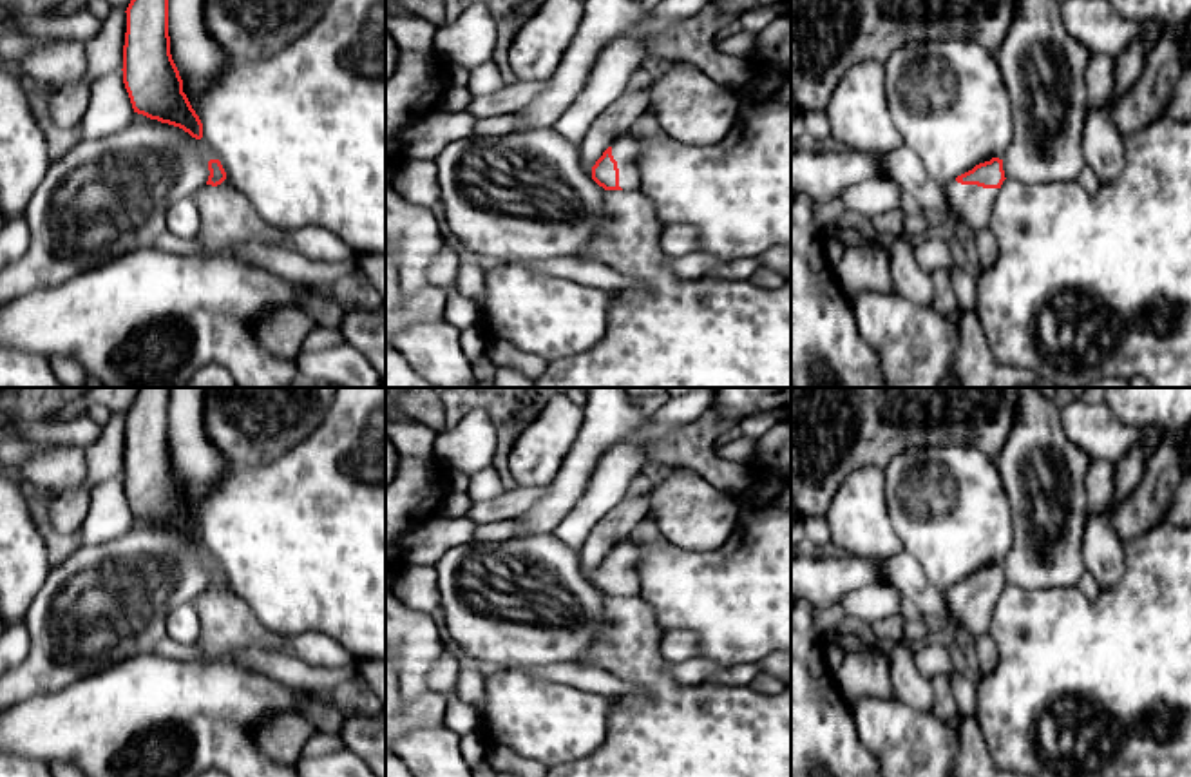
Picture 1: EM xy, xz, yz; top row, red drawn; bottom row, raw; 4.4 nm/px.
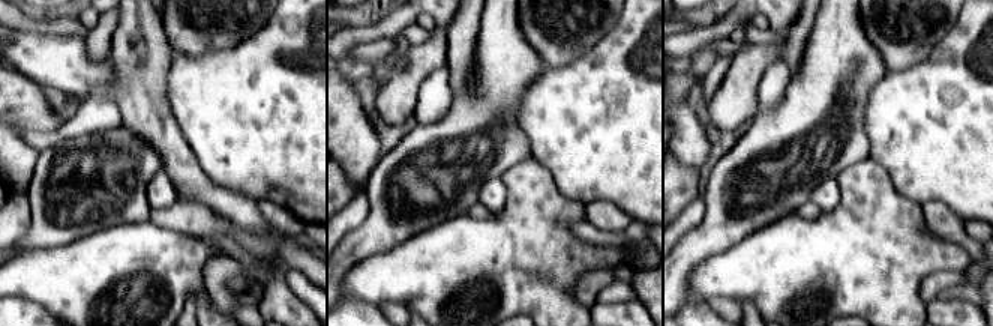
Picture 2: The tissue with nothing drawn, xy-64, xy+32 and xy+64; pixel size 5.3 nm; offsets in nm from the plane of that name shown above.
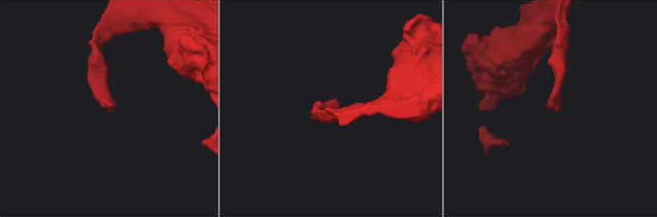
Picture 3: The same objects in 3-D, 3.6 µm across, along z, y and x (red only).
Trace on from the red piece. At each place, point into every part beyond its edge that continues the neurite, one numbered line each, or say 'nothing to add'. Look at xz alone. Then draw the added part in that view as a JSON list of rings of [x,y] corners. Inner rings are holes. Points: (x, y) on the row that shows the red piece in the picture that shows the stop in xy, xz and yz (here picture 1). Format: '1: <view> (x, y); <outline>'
1: xz (625, 149); [[[619,136],[612,143],[612,156],[617,161],[619,168],[619,187],[623,190],[635,190],[639,188],[639,156],[641,156],[641,143],[630,136]]]

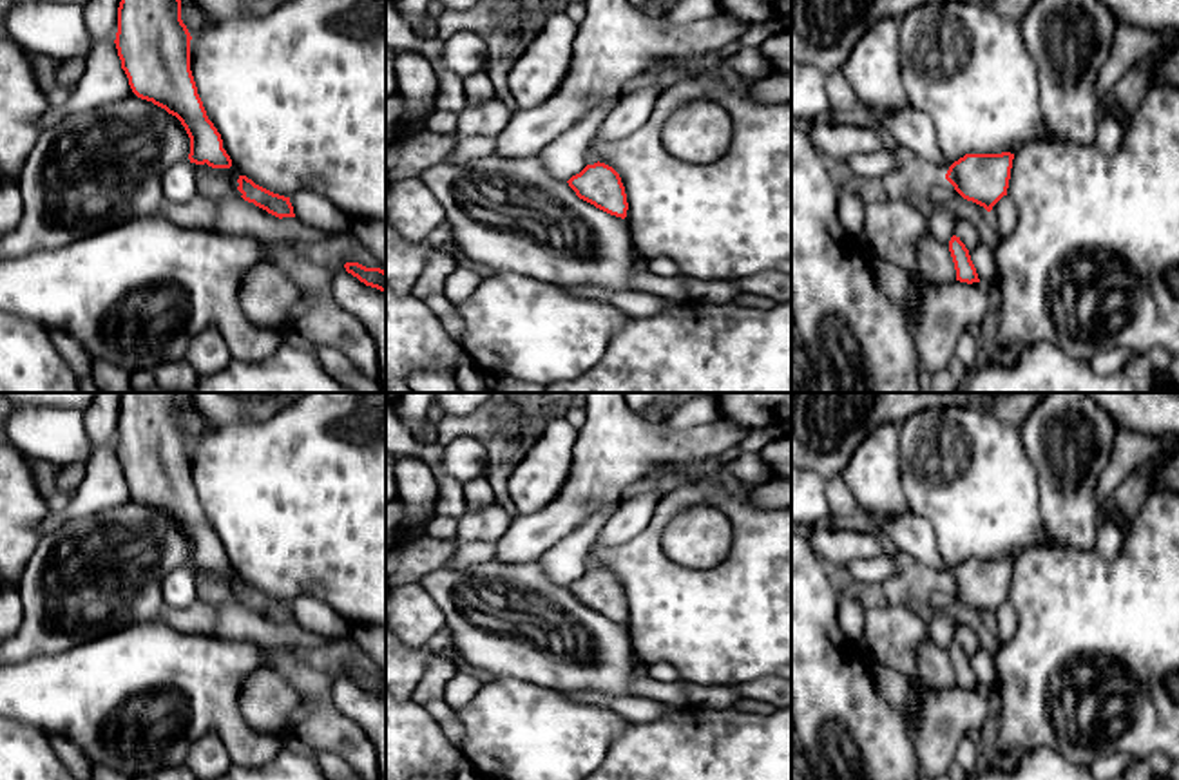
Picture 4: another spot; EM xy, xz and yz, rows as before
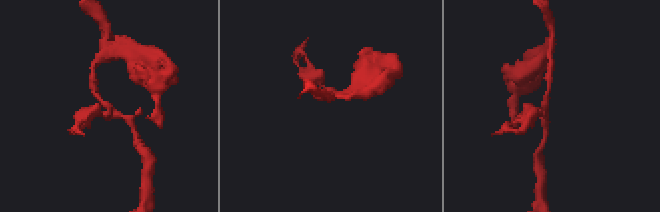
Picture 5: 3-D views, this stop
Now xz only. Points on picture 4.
nothing to add

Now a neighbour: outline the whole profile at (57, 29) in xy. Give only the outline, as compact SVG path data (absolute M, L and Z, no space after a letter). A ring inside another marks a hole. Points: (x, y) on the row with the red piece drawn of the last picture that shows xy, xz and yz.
M14 0L13 7L4 14L0 31L31 54L43 54L54 60L81 60L83 63L98 42L116 40L116 34L109 38L92 36L87 29L83 4L78 2Z

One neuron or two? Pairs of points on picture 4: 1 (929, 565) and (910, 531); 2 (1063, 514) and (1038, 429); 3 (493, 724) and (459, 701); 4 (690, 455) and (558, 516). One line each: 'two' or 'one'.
1: one
2: one
3: two
4: one

